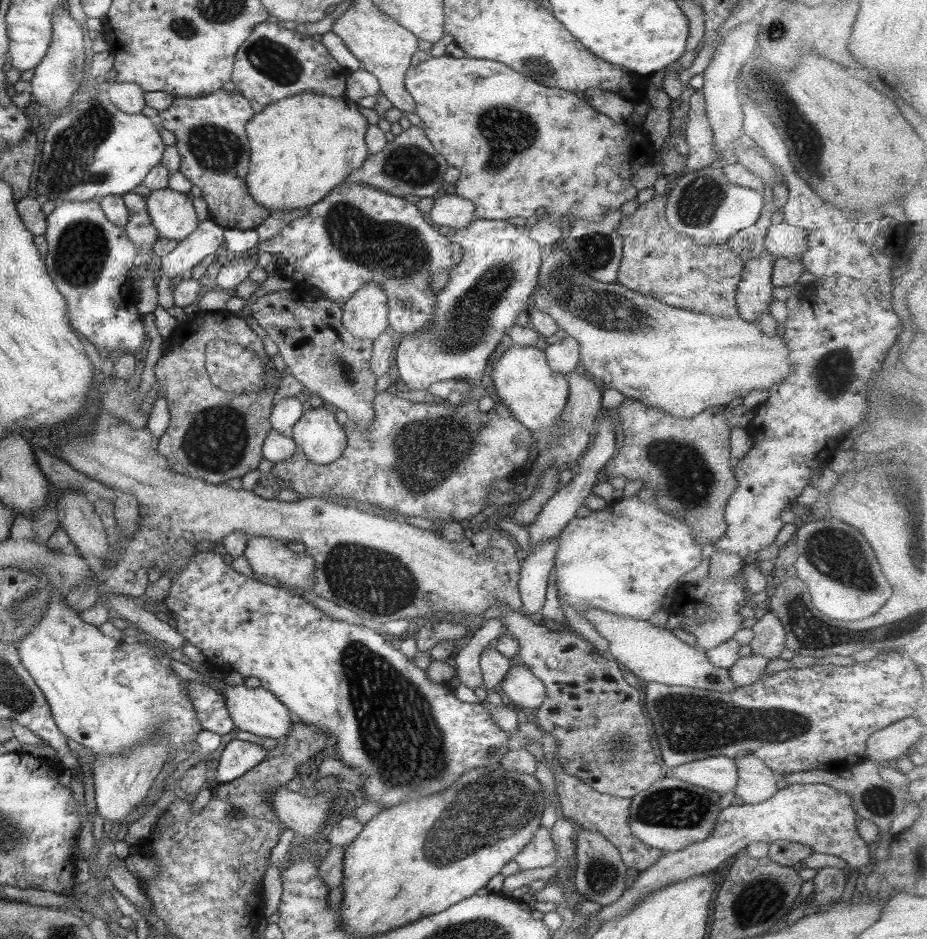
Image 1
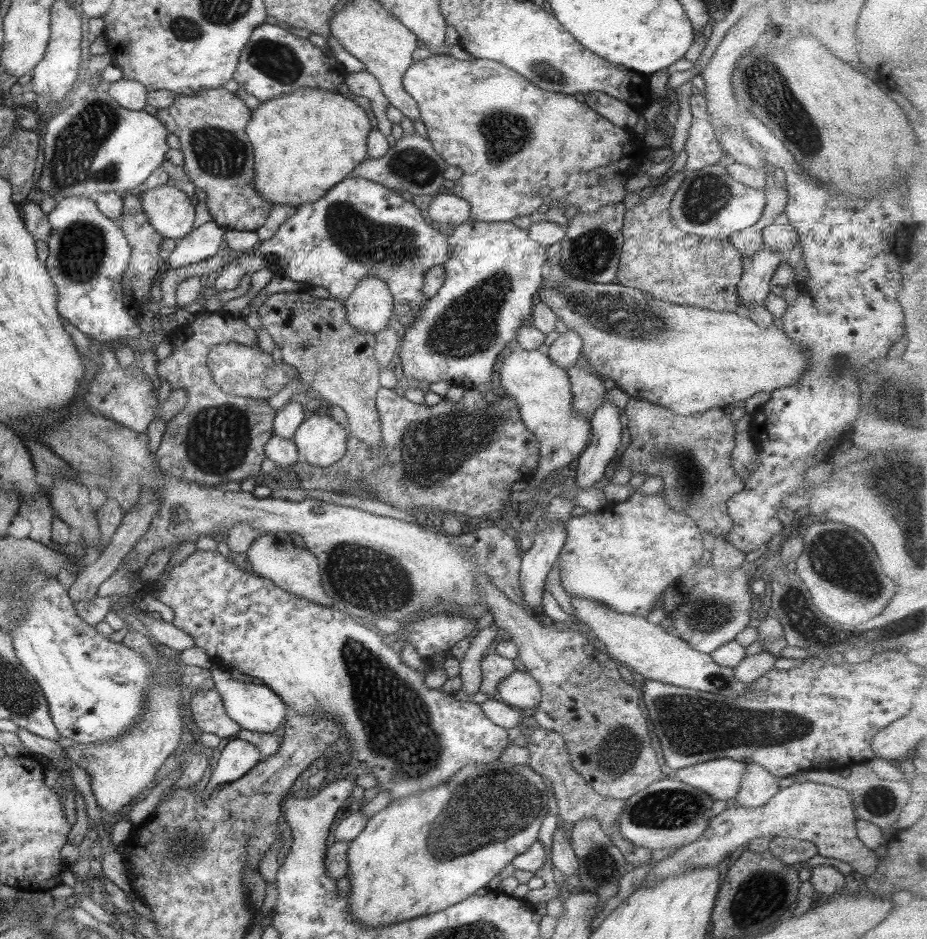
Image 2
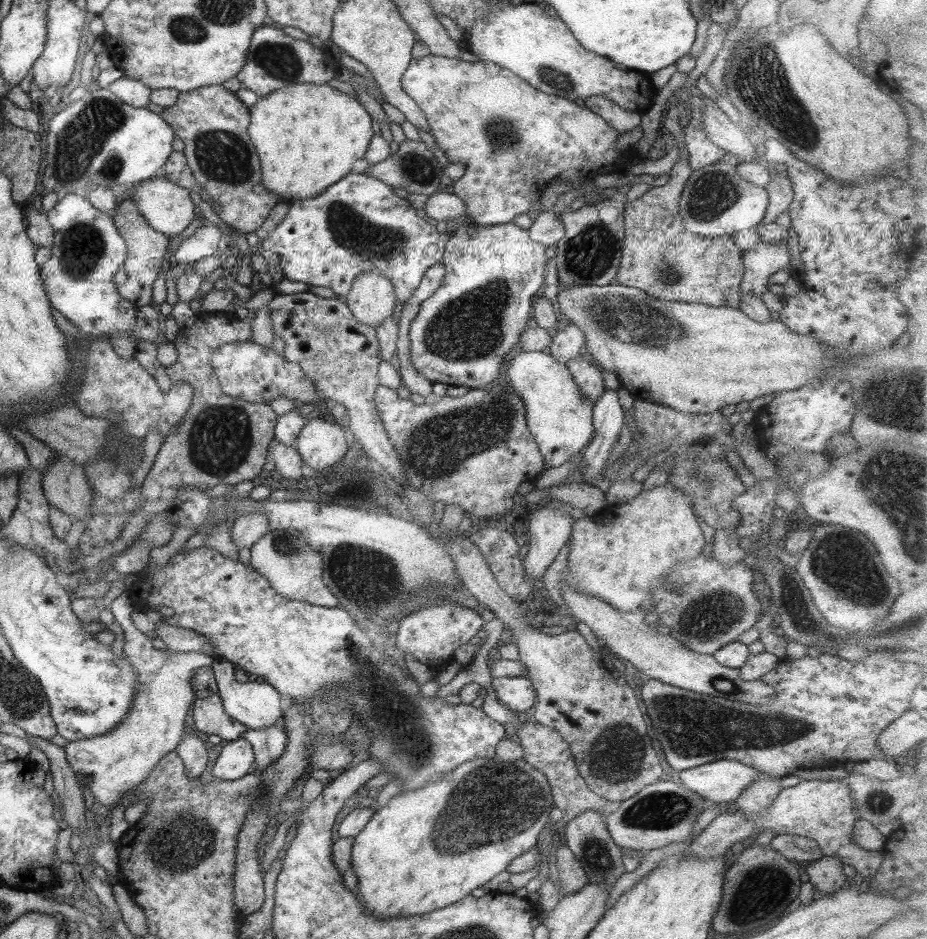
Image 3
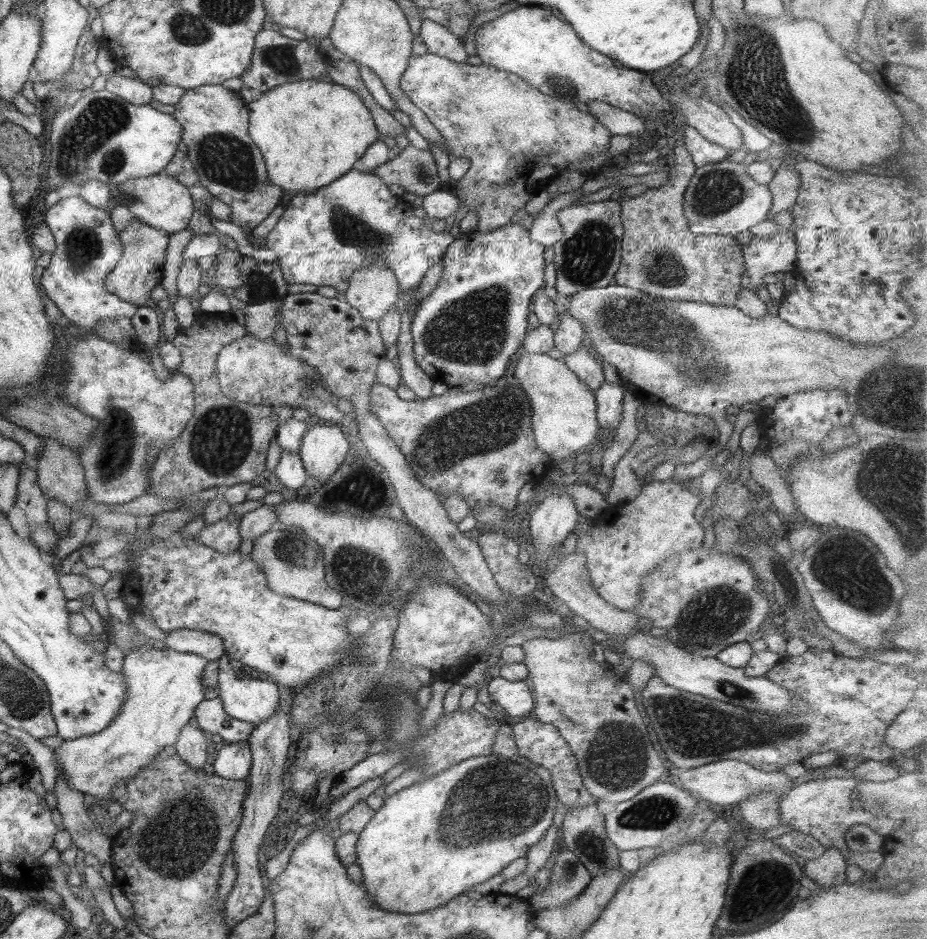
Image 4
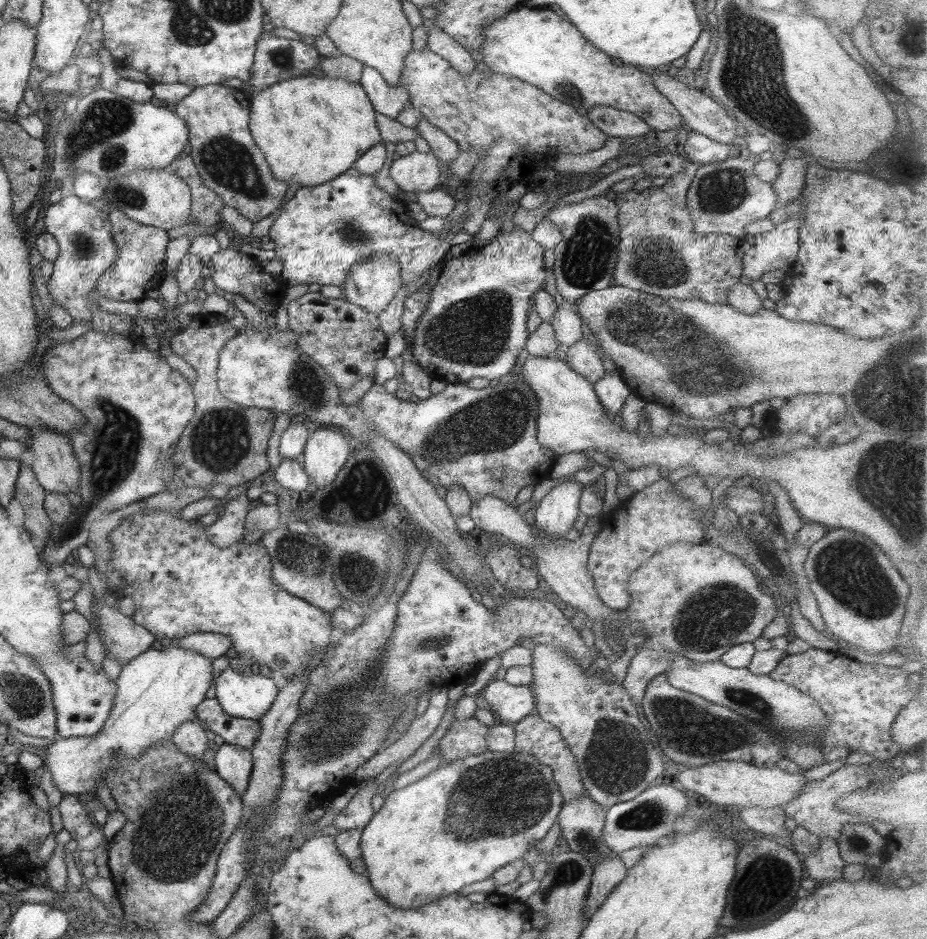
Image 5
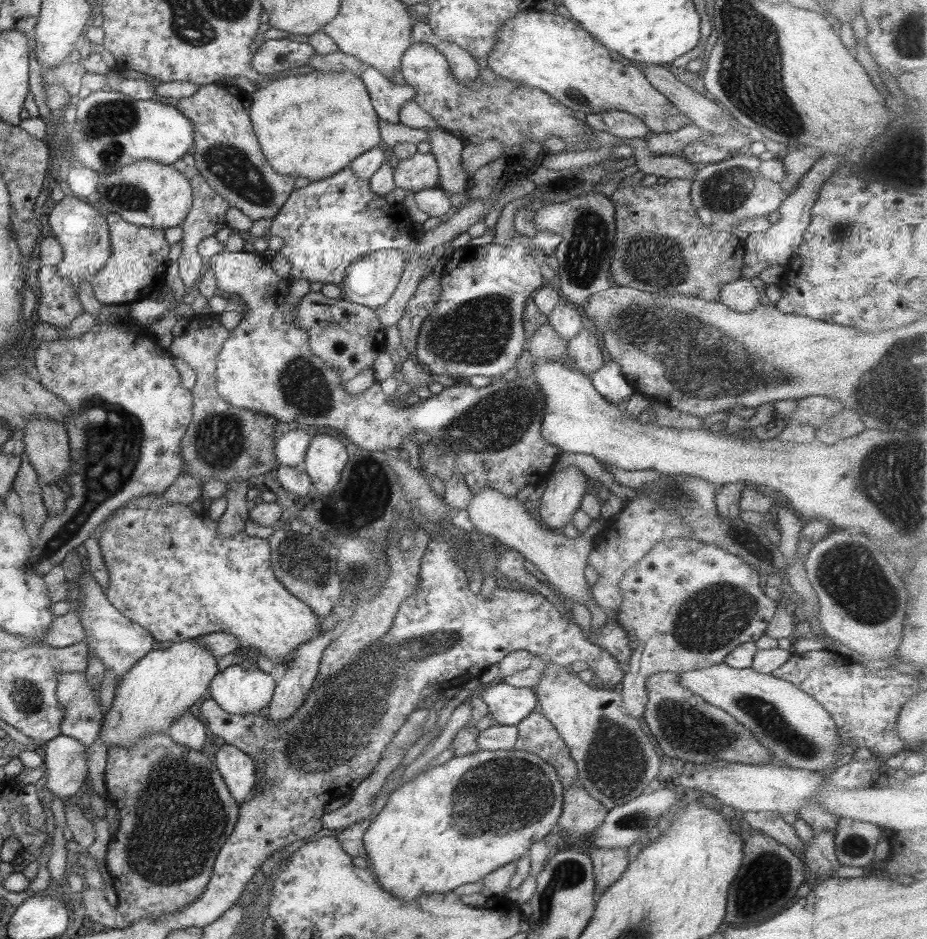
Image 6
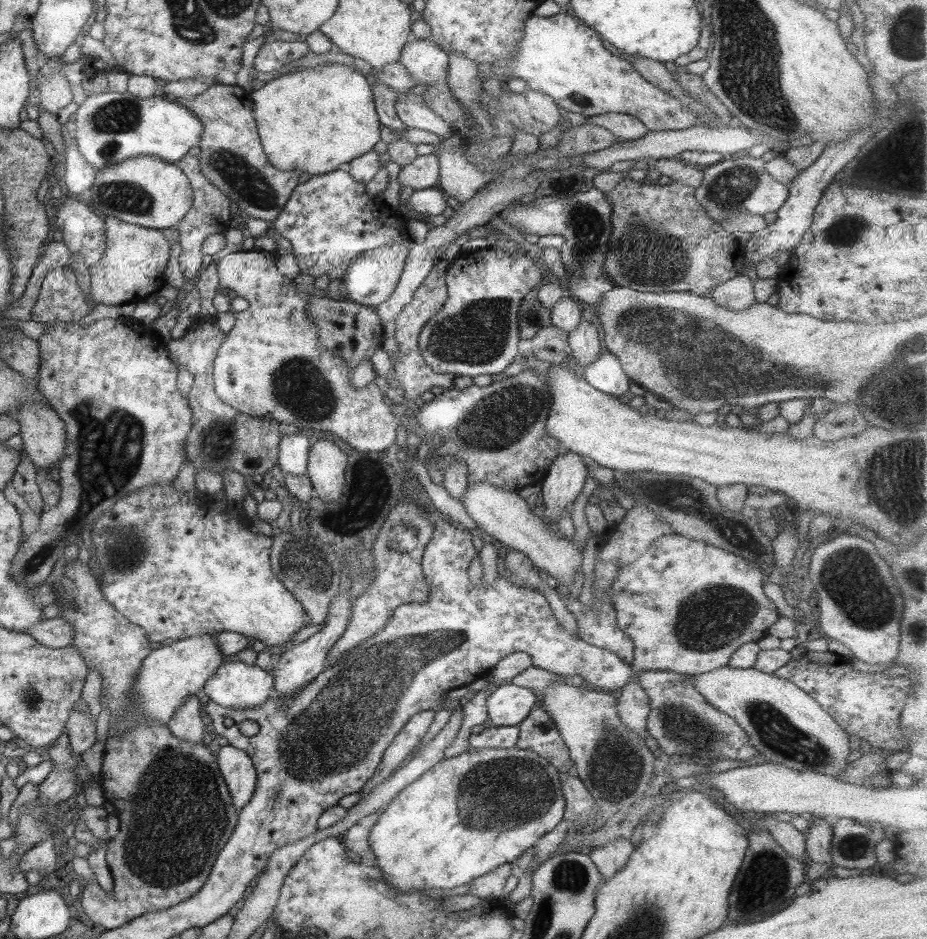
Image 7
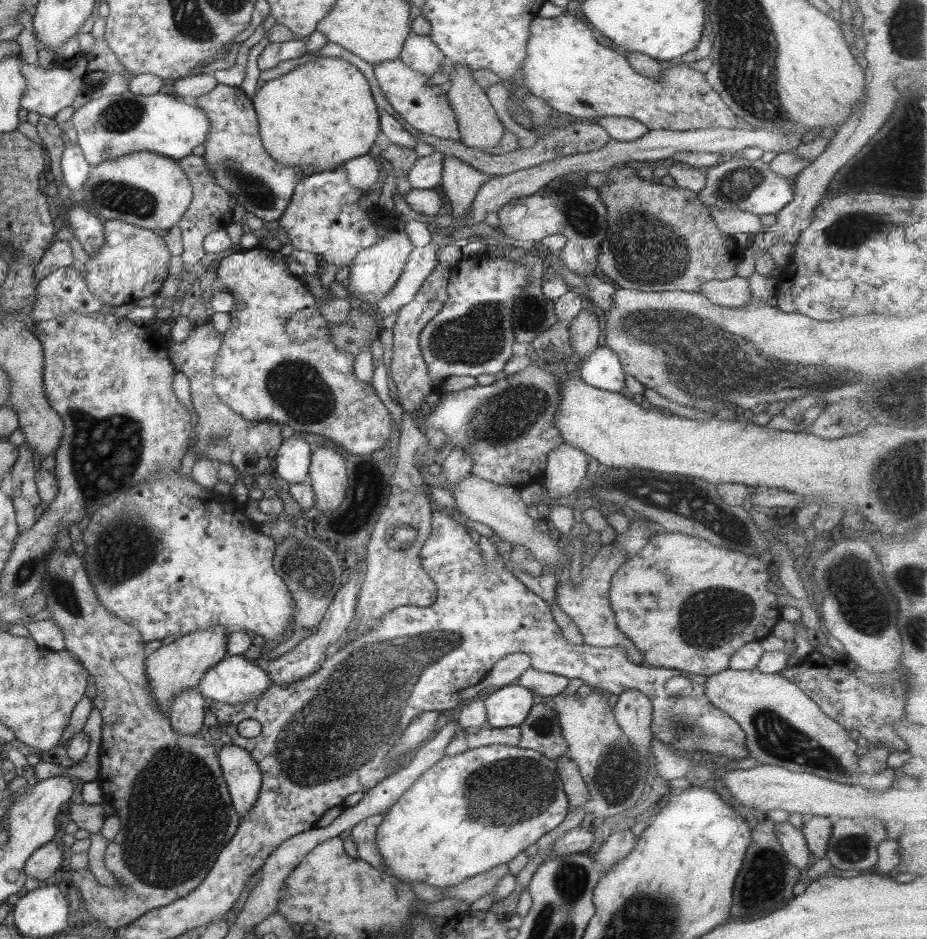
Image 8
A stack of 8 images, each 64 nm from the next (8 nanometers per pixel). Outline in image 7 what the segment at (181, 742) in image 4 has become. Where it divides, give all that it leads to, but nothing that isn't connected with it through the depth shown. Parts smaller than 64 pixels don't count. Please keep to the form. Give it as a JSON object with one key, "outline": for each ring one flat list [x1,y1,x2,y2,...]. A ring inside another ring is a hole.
{"outline":[[199,694,191,695,177,706,175,713,167,721,167,729,173,737,189,743,201,743,204,725,201,721]]}

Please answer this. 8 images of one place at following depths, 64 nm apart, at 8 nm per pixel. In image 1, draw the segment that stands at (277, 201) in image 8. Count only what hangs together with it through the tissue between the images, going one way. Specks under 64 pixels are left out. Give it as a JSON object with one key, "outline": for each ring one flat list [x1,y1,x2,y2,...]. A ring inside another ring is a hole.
{"outline":[[222,89,215,90,212,93,201,95,199,97,195,98,189,98,189,97,174,97,174,99,171,101,171,104,165,109,158,111,158,116,156,118,156,121,160,126,163,126,165,130,169,130,169,132,172,132,175,137,175,143,174,147,177,149,177,152,179,153,179,168,178,171,181,172,181,174,189,180,189,182,193,186,197,186,197,188,200,189,201,199,205,201,205,204,207,205,208,213,210,214,211,220,213,222,217,223,222,229,229,229,229,228,237,228,237,230,247,230,247,229,254,229,256,226,259,226,261,222,263,222,264,218,267,218,267,216,270,215,270,212,265,209,265,207,259,205,259,203,255,203,253,199,251,199,251,195,247,193,247,187,245,187,245,184,243,180,245,180,247,176,247,170,249,166,249,141,247,140,247,135,244,130,245,124,249,122,249,119,253,116,253,110,249,106,249,101,243,97,239,92,229,92]]}

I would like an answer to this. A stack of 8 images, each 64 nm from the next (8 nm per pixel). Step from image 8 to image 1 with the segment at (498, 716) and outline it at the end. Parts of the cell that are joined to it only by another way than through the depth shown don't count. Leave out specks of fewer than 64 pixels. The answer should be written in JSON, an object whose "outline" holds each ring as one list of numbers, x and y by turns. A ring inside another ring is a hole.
{"outline":[[516,661,505,672,497,690,506,704,518,707,518,710,521,708,537,708,545,699,543,683,529,672,527,666]]}

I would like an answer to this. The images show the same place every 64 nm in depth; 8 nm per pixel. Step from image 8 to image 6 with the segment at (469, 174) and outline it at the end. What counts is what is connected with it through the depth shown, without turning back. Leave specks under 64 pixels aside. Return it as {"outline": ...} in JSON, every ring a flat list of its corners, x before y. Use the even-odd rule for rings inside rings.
{"outline":[[425,128,430,153,435,157,439,180,438,188,446,194,467,194,473,186,473,177,461,167,461,139,445,132,441,128]]}

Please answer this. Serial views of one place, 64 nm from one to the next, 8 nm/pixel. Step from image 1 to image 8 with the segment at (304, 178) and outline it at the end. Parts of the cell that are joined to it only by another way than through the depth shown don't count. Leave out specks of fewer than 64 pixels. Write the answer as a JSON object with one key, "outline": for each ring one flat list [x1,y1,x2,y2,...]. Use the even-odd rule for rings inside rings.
{"outline":[[319,56,317,59,313,59,313,61,301,63,301,65,297,65,294,70,287,72,287,74,283,74,278,78,260,83,258,90,251,96,251,102,255,110,256,119,258,122,258,133,263,148,265,151,267,151,267,155,269,155,273,161,281,163,281,165,298,166,302,169,311,166,312,172,315,173,332,171,334,168,336,168,336,166,342,164,346,160,368,154,371,145,381,141,378,112,375,108,373,97,371,97,371,91,369,91,369,84,363,77,363,74,361,74,361,72,359,72,354,65,351,65,351,63,344,59]]}

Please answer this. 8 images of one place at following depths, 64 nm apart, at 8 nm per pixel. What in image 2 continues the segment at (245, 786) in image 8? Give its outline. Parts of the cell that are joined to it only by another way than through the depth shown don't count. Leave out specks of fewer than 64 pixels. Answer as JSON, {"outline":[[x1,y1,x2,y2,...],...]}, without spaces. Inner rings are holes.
{"outline":[[234,738,221,750,215,769,200,797,205,799,213,792,217,784,231,782,244,776,261,761,260,755,251,743]]}

